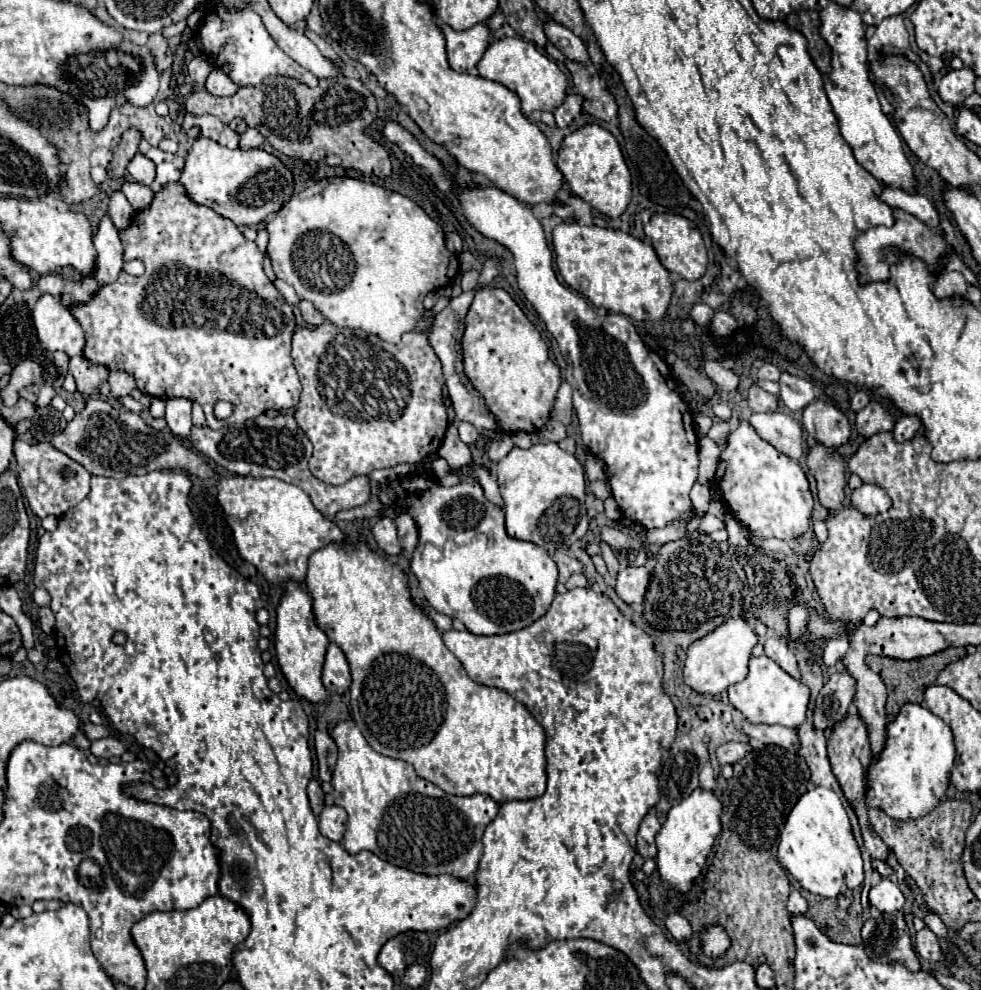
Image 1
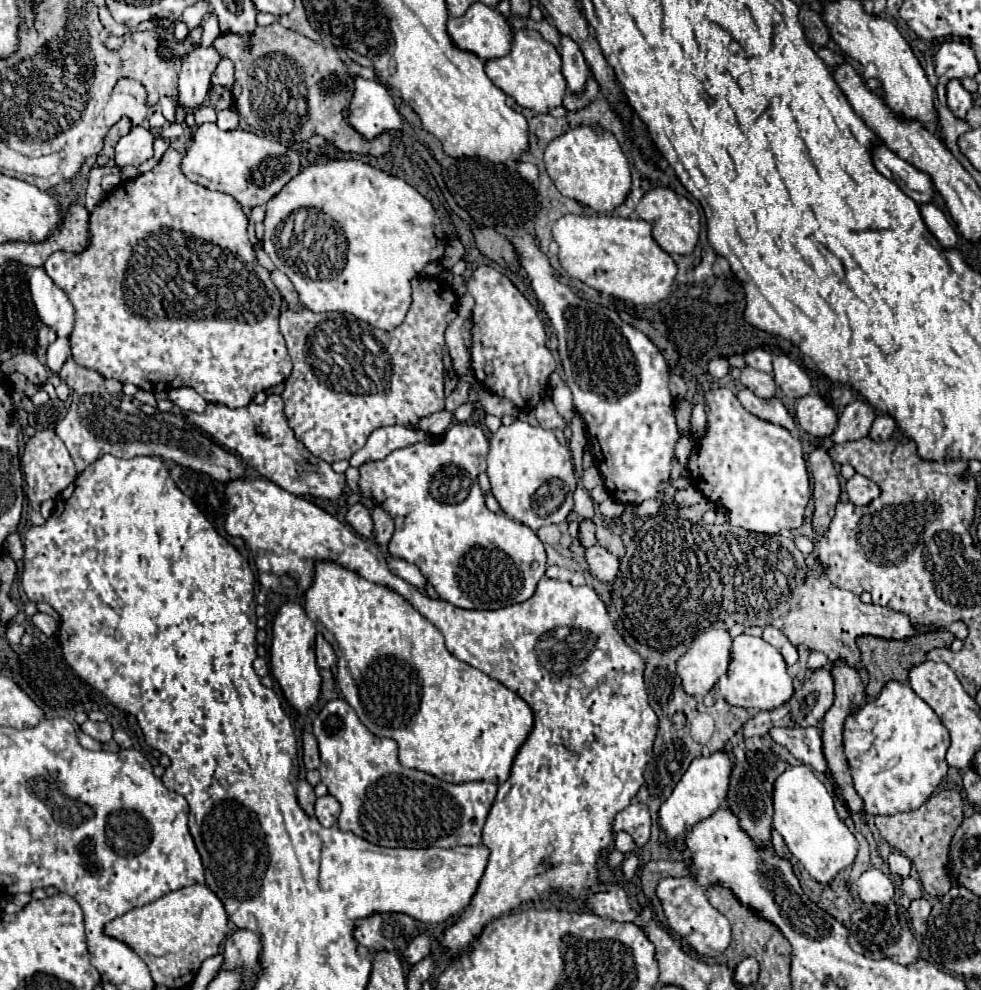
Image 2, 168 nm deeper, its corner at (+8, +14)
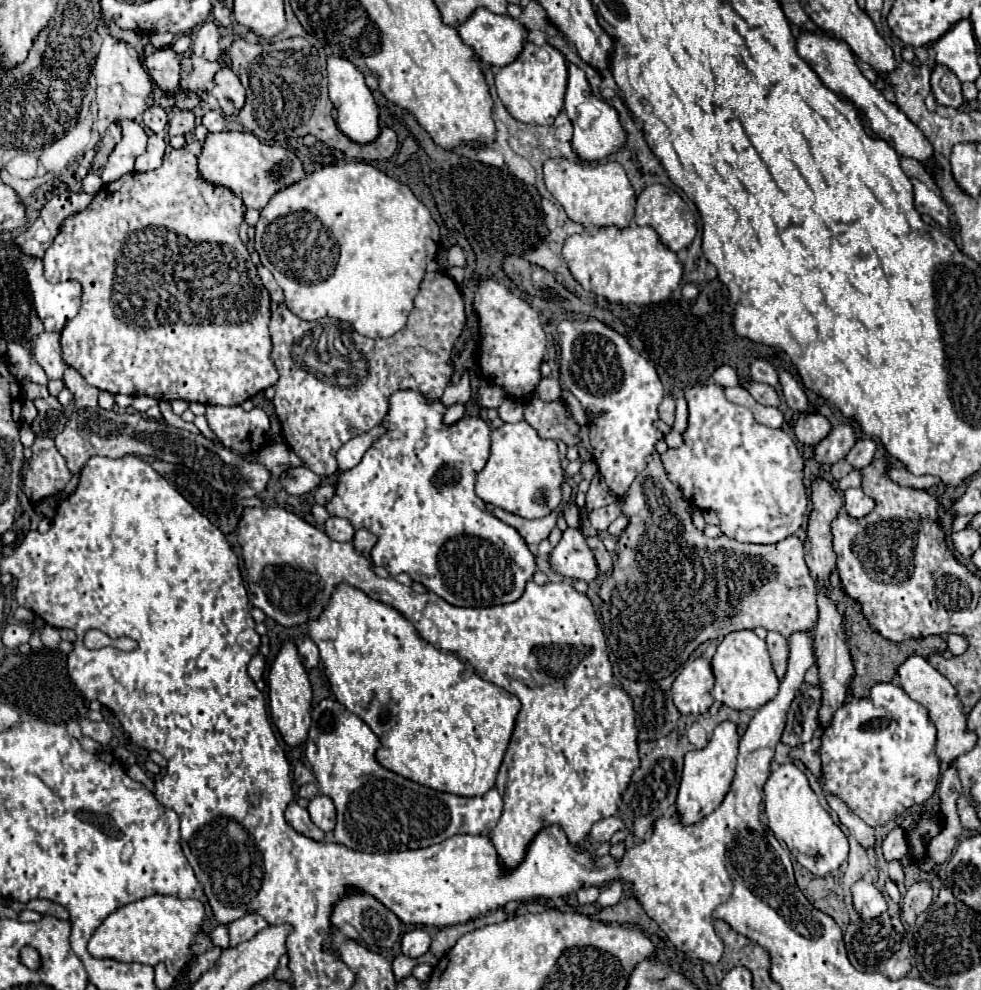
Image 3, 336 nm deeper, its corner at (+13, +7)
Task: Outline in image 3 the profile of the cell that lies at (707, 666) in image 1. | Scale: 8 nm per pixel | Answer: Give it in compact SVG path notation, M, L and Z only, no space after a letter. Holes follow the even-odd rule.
M704 657L692 659L684 665L672 685L672 699L682 715L706 713L712 705L714 675L710 661Z

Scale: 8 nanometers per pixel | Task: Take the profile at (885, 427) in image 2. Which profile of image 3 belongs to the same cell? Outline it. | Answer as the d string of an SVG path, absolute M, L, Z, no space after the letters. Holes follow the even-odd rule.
M862 437L860 441L856 441L852 451L846 455L846 461L854 469L864 469L866 465L870 465L874 453L876 453L876 441L870 437Z

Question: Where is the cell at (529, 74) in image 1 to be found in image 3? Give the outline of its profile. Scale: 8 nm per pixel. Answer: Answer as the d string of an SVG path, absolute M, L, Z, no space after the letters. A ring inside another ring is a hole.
M528 41L524 45L524 51L520 53L520 57L514 63L504 65L496 73L496 91L498 91L498 97L504 103L504 107L518 121L552 125L564 105L566 81L568 81L566 57L552 45L538 47Z

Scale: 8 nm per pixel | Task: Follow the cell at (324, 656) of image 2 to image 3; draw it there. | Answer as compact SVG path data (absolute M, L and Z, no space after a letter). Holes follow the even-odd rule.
M304 639L298 643L298 655L302 657L302 665L306 669L312 669L318 665L320 661L320 653L318 653L318 647L314 645L312 639Z

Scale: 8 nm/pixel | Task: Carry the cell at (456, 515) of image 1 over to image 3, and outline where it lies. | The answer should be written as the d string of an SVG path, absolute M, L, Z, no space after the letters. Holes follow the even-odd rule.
M412 389L392 393L388 405L390 409L380 423L386 433L370 445L354 469L338 475L336 493L326 503L326 511L374 533L378 541L370 551L370 559L374 565L388 569L392 577L408 573L414 581L458 607L490 607L516 601L532 579L536 561L520 533L482 509L482 499L474 493L476 475L490 455L488 423L480 417L462 417L454 425L444 425L446 405L440 401L430 403Z

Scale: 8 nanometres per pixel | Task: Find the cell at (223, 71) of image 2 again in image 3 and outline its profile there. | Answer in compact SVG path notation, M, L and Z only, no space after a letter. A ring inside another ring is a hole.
M222 67L214 77L212 95L218 99L220 109L226 117L236 117L244 105L244 89L236 73L228 67Z

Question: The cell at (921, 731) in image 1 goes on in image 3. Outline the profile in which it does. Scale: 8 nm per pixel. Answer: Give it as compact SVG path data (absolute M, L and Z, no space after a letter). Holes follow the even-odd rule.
M876 683L868 697L844 703L820 741L822 791L844 801L872 827L894 821L936 791L940 777L940 761L934 753L936 727L926 709L894 683Z

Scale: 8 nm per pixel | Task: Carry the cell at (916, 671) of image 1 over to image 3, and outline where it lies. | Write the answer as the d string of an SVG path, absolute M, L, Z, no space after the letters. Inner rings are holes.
M848 605L844 609L844 621L846 621L846 629L848 629L850 655L852 655L854 669L856 669L856 675L854 675L852 683L850 683L850 689L852 689L854 697L866 697L870 693L870 687L876 685L876 683L890 683L894 679L898 667L906 661L906 657L910 657L910 655L928 657L932 653L944 653L946 651L946 641L940 635L930 635L926 639L908 639L908 641L902 641L902 643L888 641L880 633L876 633L868 625L864 615L854 611L852 605Z

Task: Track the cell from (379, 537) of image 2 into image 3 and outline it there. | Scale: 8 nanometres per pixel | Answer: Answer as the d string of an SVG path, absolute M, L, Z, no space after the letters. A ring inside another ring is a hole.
M358 529L354 533L352 545L354 545L354 549L358 549L358 553L362 553L364 557L368 557L370 549L376 545L376 537L370 531L366 531L366 529Z

